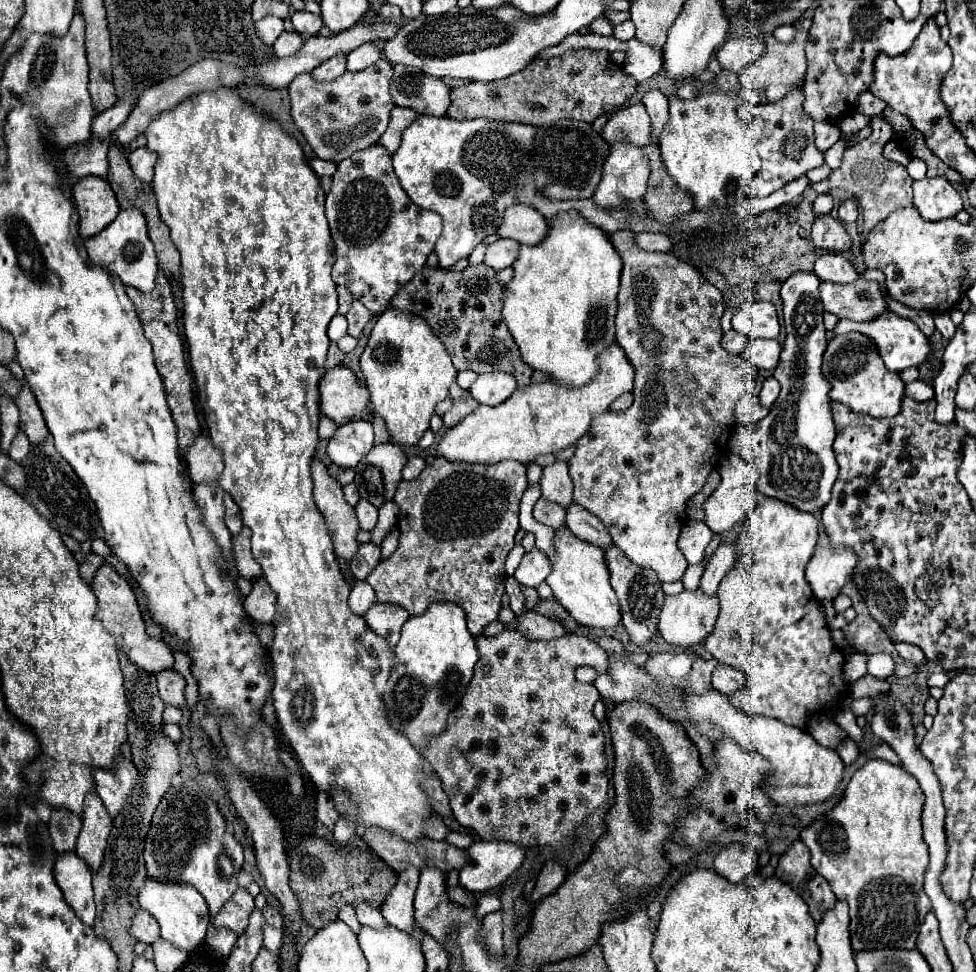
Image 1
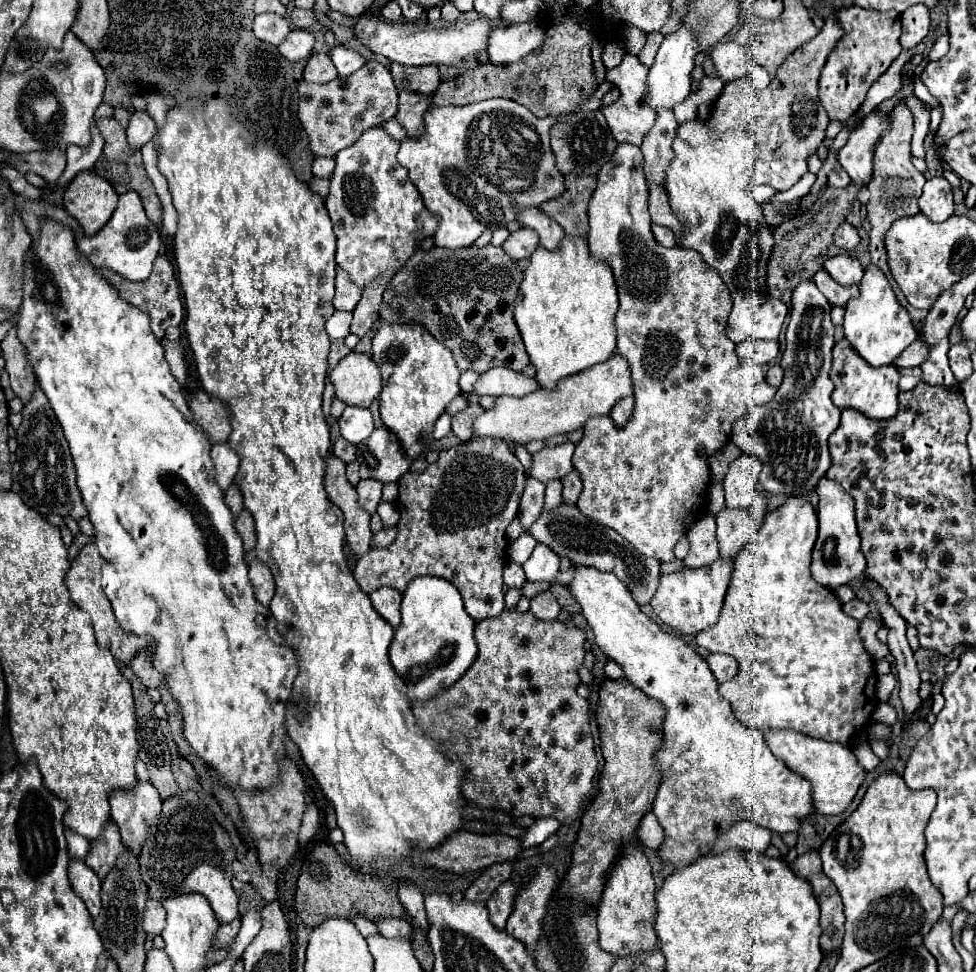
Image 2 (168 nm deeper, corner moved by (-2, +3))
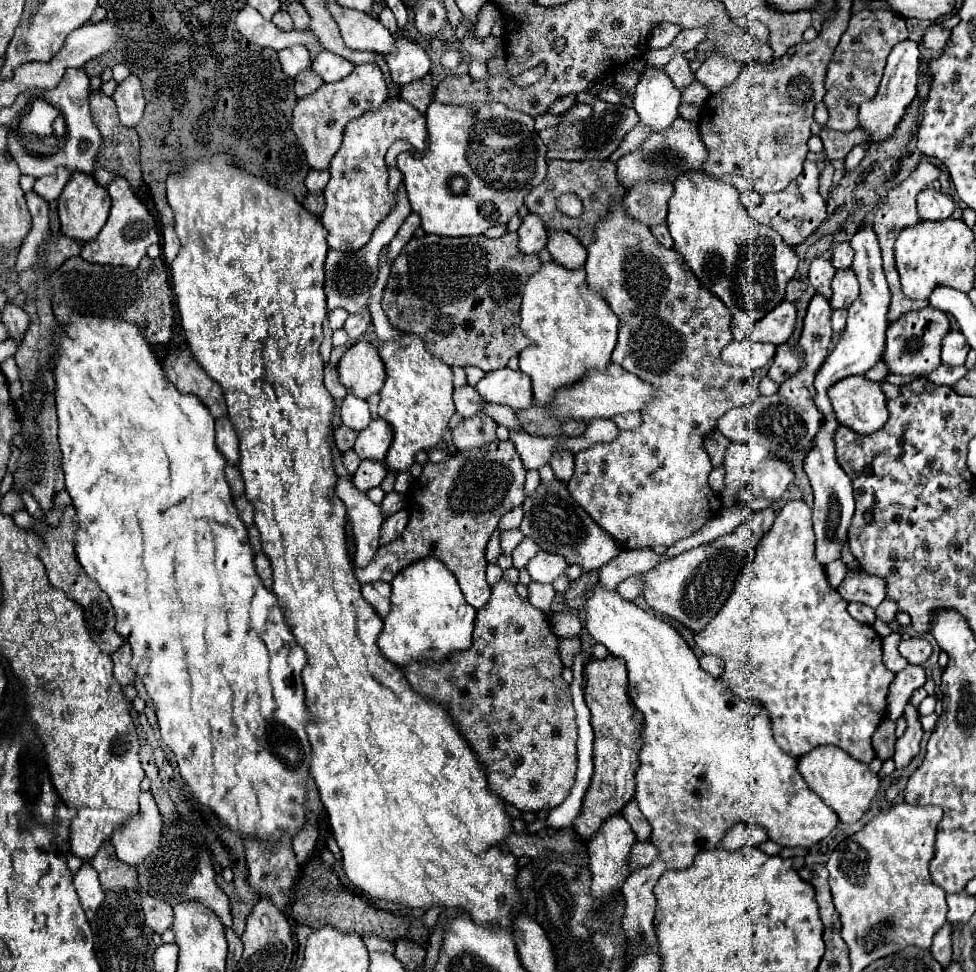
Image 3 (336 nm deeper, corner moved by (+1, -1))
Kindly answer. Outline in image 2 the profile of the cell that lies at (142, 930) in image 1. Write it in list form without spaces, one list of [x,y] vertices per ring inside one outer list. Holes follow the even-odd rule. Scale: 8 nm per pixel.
[[[148,899],[144,909],[144,931],[150,935],[160,935],[166,925],[166,911],[160,907],[160,901]]]

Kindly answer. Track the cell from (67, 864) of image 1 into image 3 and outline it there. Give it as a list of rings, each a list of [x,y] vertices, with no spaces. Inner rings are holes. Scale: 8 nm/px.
[[[83,863],[81,869],[73,875],[73,885],[79,895],[81,907],[85,909],[87,919],[93,919],[97,907],[101,905],[101,901],[105,897],[103,889],[99,885],[99,879],[97,879],[97,871],[89,863]]]

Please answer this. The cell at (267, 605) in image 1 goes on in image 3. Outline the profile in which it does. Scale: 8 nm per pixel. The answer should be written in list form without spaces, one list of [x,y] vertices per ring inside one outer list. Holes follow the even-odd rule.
[[[261,551],[261,553],[257,553],[257,557],[255,557],[255,569],[257,569],[259,577],[263,579],[263,585],[265,585],[267,589],[271,589],[271,583],[273,583],[271,563],[269,563],[269,559],[267,559],[267,555],[265,555],[263,551]]]

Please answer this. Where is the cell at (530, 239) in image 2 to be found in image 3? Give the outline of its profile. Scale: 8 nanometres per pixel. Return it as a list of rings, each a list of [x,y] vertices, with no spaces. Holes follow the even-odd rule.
[[[527,213],[519,227],[519,251],[537,253],[547,245],[547,229],[539,215]]]

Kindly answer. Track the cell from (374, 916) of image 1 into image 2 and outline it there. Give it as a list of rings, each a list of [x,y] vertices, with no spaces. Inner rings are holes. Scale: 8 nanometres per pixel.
[[[390,917],[390,919],[374,919],[374,923],[378,927],[378,933],[384,937],[404,937],[404,939],[412,937],[412,927],[410,923],[406,923],[406,919]]]

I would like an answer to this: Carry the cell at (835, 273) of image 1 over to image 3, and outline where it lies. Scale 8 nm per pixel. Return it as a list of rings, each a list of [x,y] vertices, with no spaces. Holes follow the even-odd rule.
[[[851,269],[837,271],[833,277],[833,295],[829,299],[833,309],[847,309],[859,295],[859,283]]]

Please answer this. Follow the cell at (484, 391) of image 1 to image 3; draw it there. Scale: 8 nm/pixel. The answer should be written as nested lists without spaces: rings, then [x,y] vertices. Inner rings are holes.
[[[509,367],[495,369],[487,373],[475,387],[481,393],[481,397],[489,403],[507,405],[513,409],[523,409],[533,405],[531,379],[521,369],[517,371]]]

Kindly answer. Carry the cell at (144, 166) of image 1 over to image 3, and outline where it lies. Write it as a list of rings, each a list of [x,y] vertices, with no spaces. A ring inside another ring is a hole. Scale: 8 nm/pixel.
[[[129,75],[125,81],[121,81],[113,93],[113,99],[117,103],[117,111],[119,111],[119,119],[123,125],[133,127],[139,123],[141,115],[143,115],[143,107],[145,107],[145,99],[143,99],[143,89],[141,89],[141,81],[137,75]]]

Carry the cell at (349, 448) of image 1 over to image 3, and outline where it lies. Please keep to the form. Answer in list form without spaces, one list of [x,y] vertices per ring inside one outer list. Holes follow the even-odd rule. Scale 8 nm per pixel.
[[[347,393],[347,397],[343,399],[343,405],[341,405],[341,419],[343,419],[343,425],[347,425],[355,431],[361,431],[371,421],[369,403],[361,397],[355,397],[353,393]]]

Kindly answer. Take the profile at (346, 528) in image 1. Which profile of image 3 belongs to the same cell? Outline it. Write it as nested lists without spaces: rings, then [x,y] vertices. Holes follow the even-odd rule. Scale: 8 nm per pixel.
[[[339,479],[335,487],[339,499],[347,505],[347,515],[355,537],[355,565],[367,567],[379,549],[379,535],[385,515],[381,505],[373,503],[363,491],[355,489],[349,479]]]

